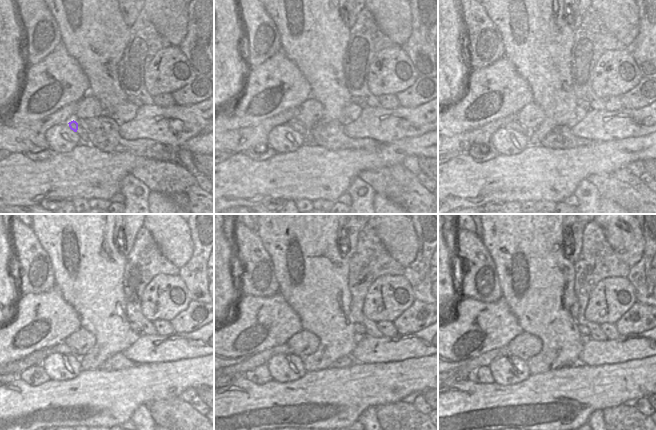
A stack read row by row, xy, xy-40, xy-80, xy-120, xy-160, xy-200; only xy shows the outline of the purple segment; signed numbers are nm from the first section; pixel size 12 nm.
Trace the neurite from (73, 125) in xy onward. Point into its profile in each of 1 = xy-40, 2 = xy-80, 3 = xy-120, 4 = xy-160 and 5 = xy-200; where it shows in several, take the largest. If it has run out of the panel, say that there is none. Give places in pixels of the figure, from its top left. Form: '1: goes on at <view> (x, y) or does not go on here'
1: goes on at xy-40 (295, 125)
2: goes on at xy-80 (515, 125)
3: goes on at xy-120 (36, 358)
4: goes on at xy-160 (261, 358)
5: goes on at xy-200 (485, 359)

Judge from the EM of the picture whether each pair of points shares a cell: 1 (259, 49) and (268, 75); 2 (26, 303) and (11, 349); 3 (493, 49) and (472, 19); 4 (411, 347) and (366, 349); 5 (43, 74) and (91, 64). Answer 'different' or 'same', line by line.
1: different
2: same
3: same
4: same
5: different

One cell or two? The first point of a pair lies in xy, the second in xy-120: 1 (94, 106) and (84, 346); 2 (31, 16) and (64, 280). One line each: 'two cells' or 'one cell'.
1: one cell
2: two cells

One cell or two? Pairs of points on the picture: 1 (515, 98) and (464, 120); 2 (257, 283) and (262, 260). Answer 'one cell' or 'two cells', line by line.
1: one cell
2: one cell

